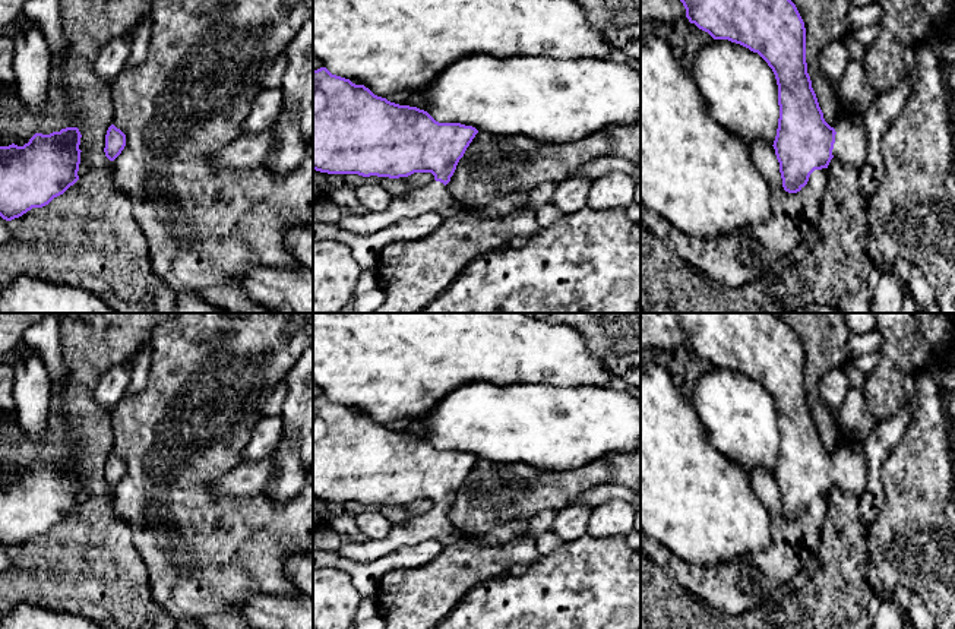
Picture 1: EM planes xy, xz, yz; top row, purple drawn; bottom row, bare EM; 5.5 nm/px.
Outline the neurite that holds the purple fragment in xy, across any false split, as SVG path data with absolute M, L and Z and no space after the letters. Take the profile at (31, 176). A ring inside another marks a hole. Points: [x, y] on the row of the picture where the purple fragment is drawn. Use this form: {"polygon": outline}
{"polygon": "M80 132L35 133L28 143L0 146L0 216L6 221L42 208L78 180Z"}

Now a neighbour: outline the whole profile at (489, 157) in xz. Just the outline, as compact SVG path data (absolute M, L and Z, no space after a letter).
M641 120L611 126L567 143L478 132L446 189L462 208L477 209L512 193L528 193L547 181L562 183L601 157L639 164Z

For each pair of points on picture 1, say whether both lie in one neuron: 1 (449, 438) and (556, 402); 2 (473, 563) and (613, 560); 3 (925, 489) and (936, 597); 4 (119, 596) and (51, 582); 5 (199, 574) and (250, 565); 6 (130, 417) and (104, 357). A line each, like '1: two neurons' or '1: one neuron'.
1: one neuron
2: two neurons
3: one neuron
4: one neuron
5: one neuron
6: two neurons

